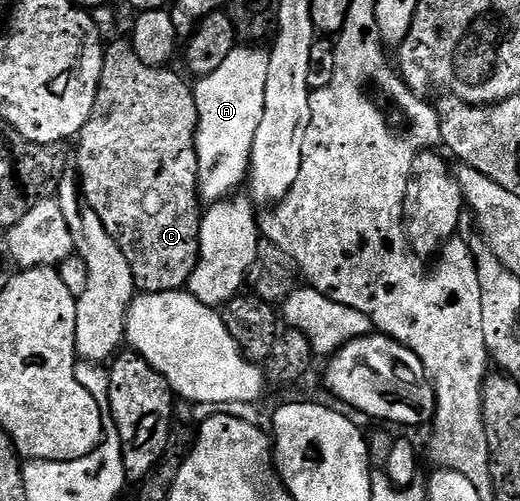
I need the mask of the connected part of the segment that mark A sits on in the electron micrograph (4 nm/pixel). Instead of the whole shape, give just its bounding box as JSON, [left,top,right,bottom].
[193,45,269,204]

